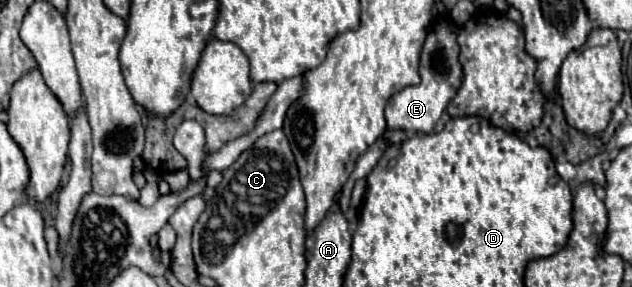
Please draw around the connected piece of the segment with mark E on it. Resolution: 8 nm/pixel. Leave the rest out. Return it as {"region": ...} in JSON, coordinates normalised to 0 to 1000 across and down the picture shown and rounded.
{"region":[[[691,63],[676,139],[666,174],[666,230],[663,230],[666,286],[650,307],[638,307],[634,321],[622,328],[609,369],[609,418],[612,446],[619,453],[644,453],[644,460],[682,460],[695,425],[701,383],[707,376],[710,348],[723,328],[733,237],[726,223],[726,153],[723,118],[717,105],[717,77],[710,63]]]}

